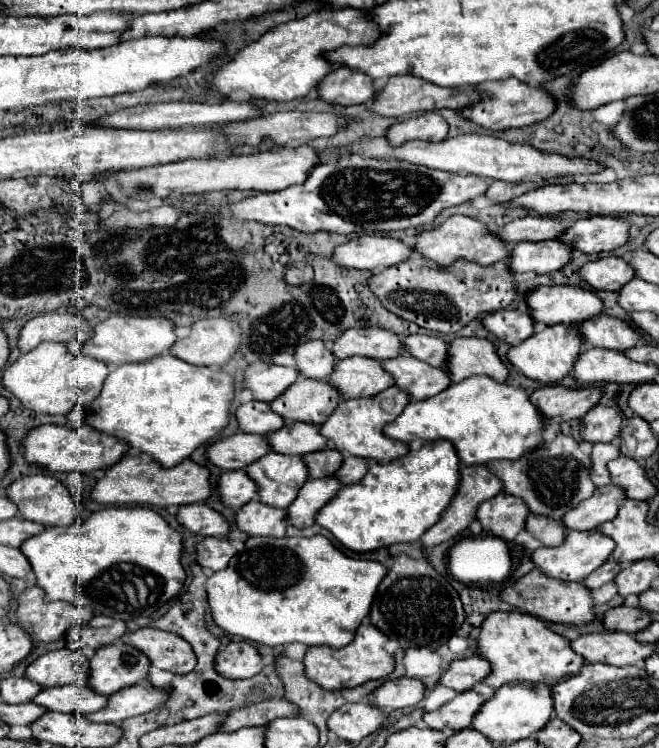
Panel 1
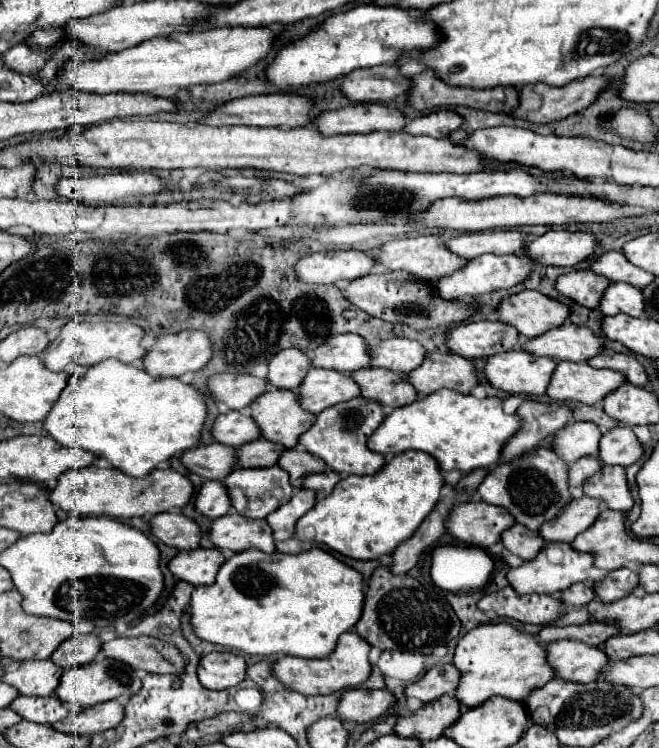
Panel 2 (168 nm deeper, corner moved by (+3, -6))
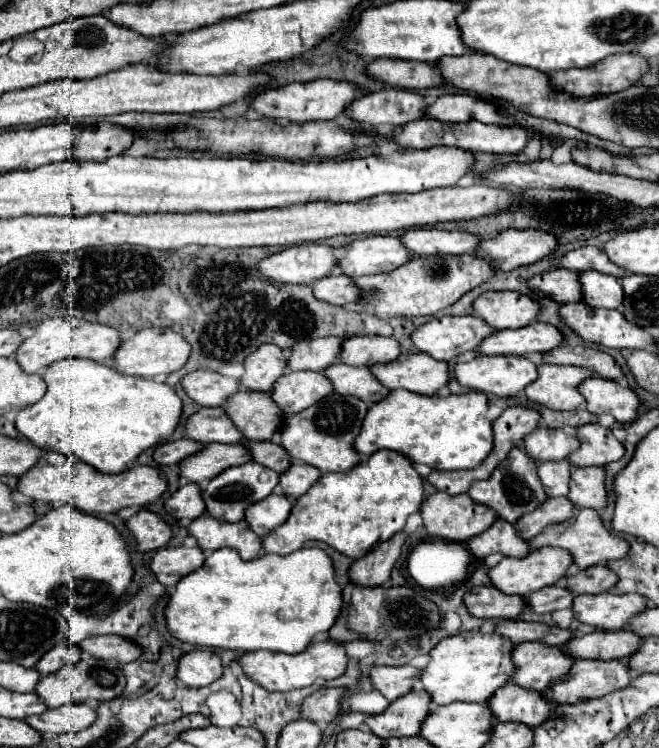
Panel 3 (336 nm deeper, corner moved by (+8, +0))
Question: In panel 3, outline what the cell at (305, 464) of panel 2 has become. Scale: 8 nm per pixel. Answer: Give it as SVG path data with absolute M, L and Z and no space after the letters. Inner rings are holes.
M243 440L245 448L251 452L253 460L259 462L261 466L267 466L279 474L283 474L289 468L289 456L285 450L281 450L279 444L275 442L253 442L253 440Z

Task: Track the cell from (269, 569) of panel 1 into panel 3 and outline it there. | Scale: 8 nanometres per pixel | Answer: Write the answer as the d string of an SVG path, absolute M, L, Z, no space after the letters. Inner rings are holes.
M221 548L207 554L205 564L199 570L179 580L165 606L165 620L171 636L195 646L229 648L241 652L271 650L297 654L305 650L305 646L309 646L315 634L327 632L333 626L339 610L341 588L335 582L331 558L321 548L301 548L287 556L263 554L253 562L237 558L235 550Z

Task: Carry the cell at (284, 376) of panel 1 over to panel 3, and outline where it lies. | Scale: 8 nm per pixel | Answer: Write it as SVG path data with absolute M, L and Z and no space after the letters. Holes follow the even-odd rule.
M211 370L189 372L187 376L183 376L181 386L183 386L185 394L199 408L223 406L225 398L229 398L229 394L239 390L239 382L235 378L227 378L227 376L221 376L221 374L211 372Z

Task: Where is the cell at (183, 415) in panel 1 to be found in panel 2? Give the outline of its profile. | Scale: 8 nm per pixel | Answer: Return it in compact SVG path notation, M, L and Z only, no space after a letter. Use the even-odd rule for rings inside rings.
M110 358L88 368L80 376L78 374L70 376L68 386L64 388L62 396L58 398L48 418L44 420L44 428L54 440L58 440L64 446L90 450L110 460L114 468L120 468L130 476L148 478L150 472L158 468L158 464L168 462L172 456L182 454L200 444L206 416L208 410L204 394L192 384L184 384L178 378L156 378L144 372L144 368Z

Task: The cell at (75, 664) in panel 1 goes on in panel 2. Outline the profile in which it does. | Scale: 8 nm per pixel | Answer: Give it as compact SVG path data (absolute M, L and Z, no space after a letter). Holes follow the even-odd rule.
M26 660L16 672L6 672L2 682L12 684L24 696L52 696L64 670L50 660Z

